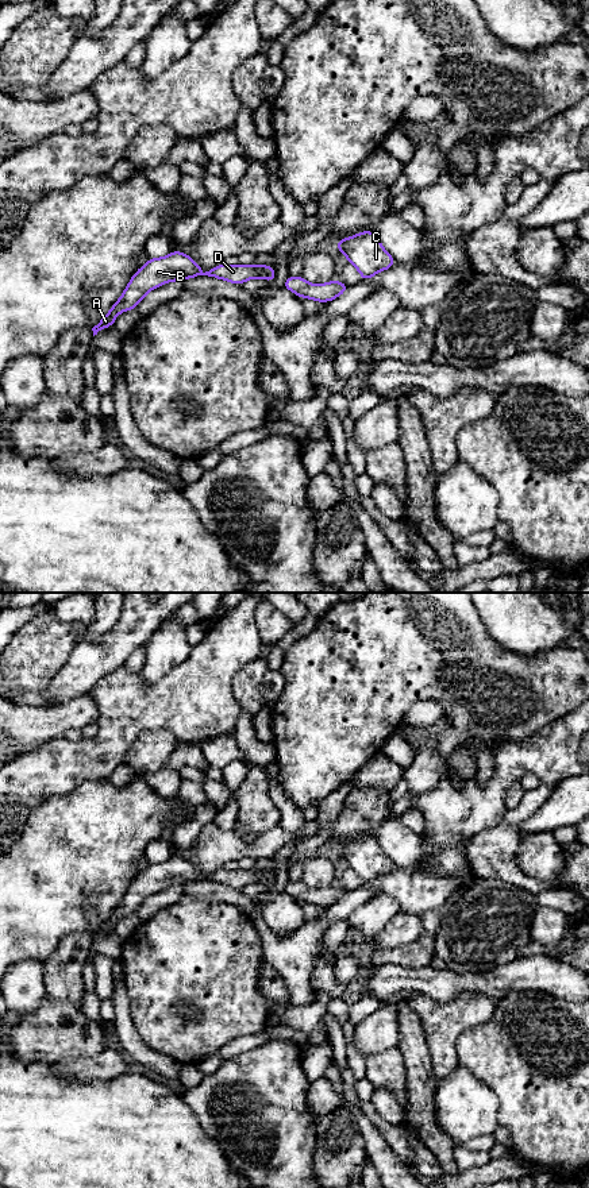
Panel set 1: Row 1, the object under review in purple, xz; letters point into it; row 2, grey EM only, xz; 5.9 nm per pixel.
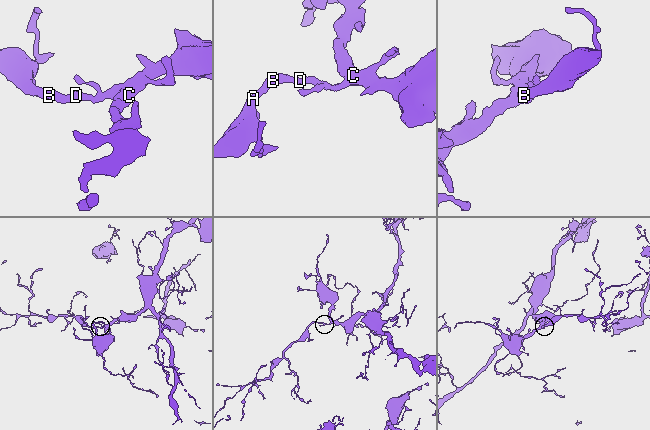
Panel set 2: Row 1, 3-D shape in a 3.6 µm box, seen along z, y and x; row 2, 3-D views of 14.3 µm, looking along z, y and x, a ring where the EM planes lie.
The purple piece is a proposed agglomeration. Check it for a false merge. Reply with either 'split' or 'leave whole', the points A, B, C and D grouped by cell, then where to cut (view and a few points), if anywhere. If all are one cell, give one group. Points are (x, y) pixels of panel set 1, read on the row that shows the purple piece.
leave whole; A B C D; no cut

